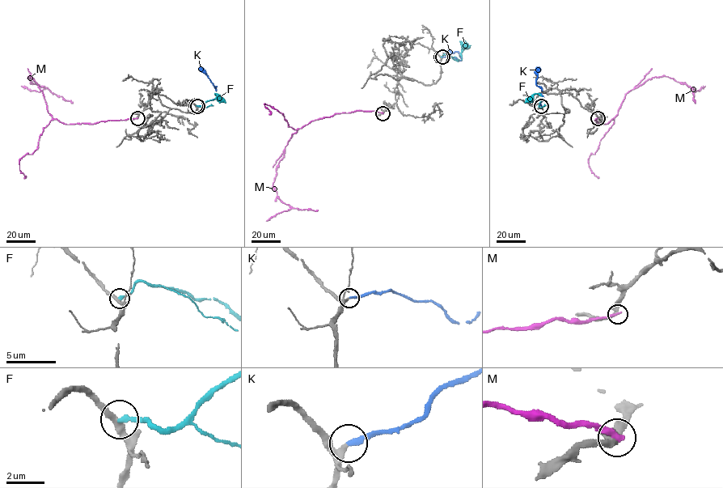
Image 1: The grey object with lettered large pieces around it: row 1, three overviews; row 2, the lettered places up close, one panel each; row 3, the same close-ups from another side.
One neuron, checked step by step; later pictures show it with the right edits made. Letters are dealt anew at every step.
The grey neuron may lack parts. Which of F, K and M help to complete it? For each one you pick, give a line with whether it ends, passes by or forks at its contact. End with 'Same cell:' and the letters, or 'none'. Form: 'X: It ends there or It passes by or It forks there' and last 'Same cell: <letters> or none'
K: It ends there
Same cell: K

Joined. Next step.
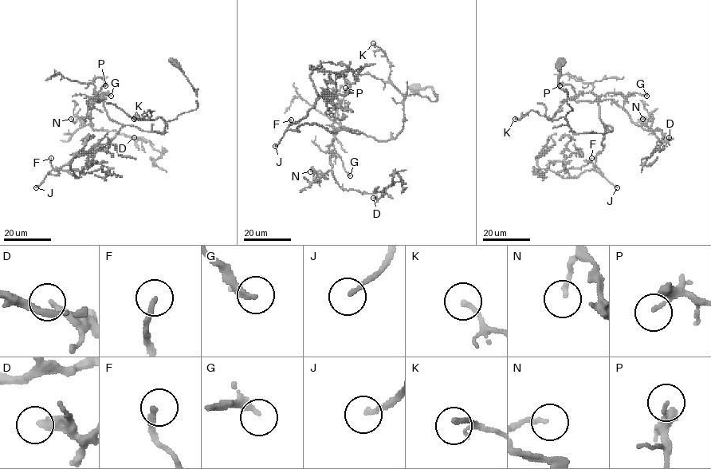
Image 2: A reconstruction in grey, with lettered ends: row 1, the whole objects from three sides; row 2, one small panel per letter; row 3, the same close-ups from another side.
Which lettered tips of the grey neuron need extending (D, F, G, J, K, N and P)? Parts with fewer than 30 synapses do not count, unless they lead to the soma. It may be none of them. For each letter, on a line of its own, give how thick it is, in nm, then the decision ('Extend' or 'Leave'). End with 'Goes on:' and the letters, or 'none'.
D: Thickness 280 nm. Leave
F: Thickness 220 nm. Extend
G: Thickness 170 nm. Leave
J: Thickness 150 nm. Extend
K: Thickness 180 nm. Leave
N: Thickness 160 nm. Leave
P: Thickness 130 nm. Leave
Goes on: F, J

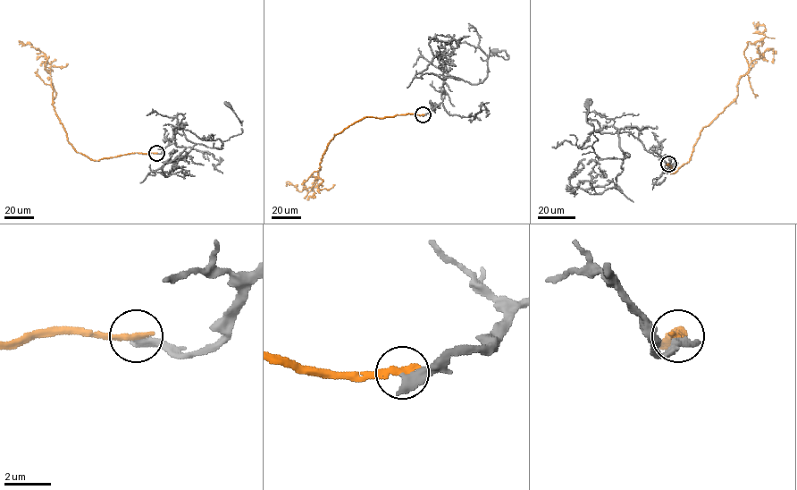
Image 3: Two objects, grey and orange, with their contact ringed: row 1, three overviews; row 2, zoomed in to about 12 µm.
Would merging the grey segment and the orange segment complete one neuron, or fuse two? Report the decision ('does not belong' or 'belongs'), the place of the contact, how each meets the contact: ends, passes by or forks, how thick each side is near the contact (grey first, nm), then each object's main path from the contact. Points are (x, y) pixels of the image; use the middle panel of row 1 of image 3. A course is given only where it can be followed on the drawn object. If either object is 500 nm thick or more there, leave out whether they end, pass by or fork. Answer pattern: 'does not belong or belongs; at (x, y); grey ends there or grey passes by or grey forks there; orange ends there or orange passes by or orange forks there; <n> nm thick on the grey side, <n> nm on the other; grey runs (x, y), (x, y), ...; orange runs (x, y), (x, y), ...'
does not belong; at (423, 114); grey ends there; orange ends there; 400 nm thick on the grey side, 320 nm on the other; grey runs (423, 114), (442, 102), (443, 76), (461, 79), (415, 77), (432, 62), (429, 38), (454, 48), (470, 36); orange runs (423, 114), (363, 118), (329, 143), (317, 179), (312, 174), (315, 179), (312, 189), (300, 191), (286, 182)

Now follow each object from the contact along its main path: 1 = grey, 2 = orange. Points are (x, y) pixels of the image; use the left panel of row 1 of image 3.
1: (156, 153), (176, 144), (181, 125), (193, 147), (148, 173), (167, 177), (163, 165), (184, 151), (204, 164)
2: (156, 153), (96, 160), (78, 153), (54, 111), (50, 74), (45, 66), (49, 56), (19, 41)

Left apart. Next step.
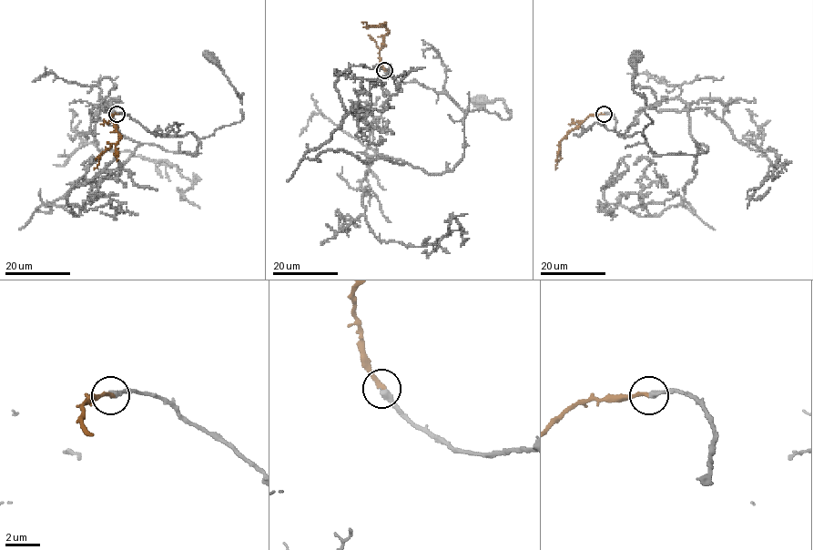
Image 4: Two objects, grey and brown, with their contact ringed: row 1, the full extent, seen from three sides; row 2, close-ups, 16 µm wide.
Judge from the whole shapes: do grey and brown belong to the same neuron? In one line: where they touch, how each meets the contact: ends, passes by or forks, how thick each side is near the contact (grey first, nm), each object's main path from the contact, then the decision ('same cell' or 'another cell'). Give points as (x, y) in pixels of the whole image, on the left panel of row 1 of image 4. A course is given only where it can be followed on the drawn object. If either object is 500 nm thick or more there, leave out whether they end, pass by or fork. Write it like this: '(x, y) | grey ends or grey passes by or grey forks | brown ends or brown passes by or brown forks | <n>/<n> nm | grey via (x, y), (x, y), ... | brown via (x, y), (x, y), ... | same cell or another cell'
(116, 114) | grey ends | brown ends | 320/240 nm | grey via (116, 114), (191, 132), (196, 156), (140, 144), (36, 209), (77, 216), (70, 190), (116, 160), (157, 190) | brown via (116, 114), (111, 118), (120, 137), (101, 153), (94, 168) | same cell

